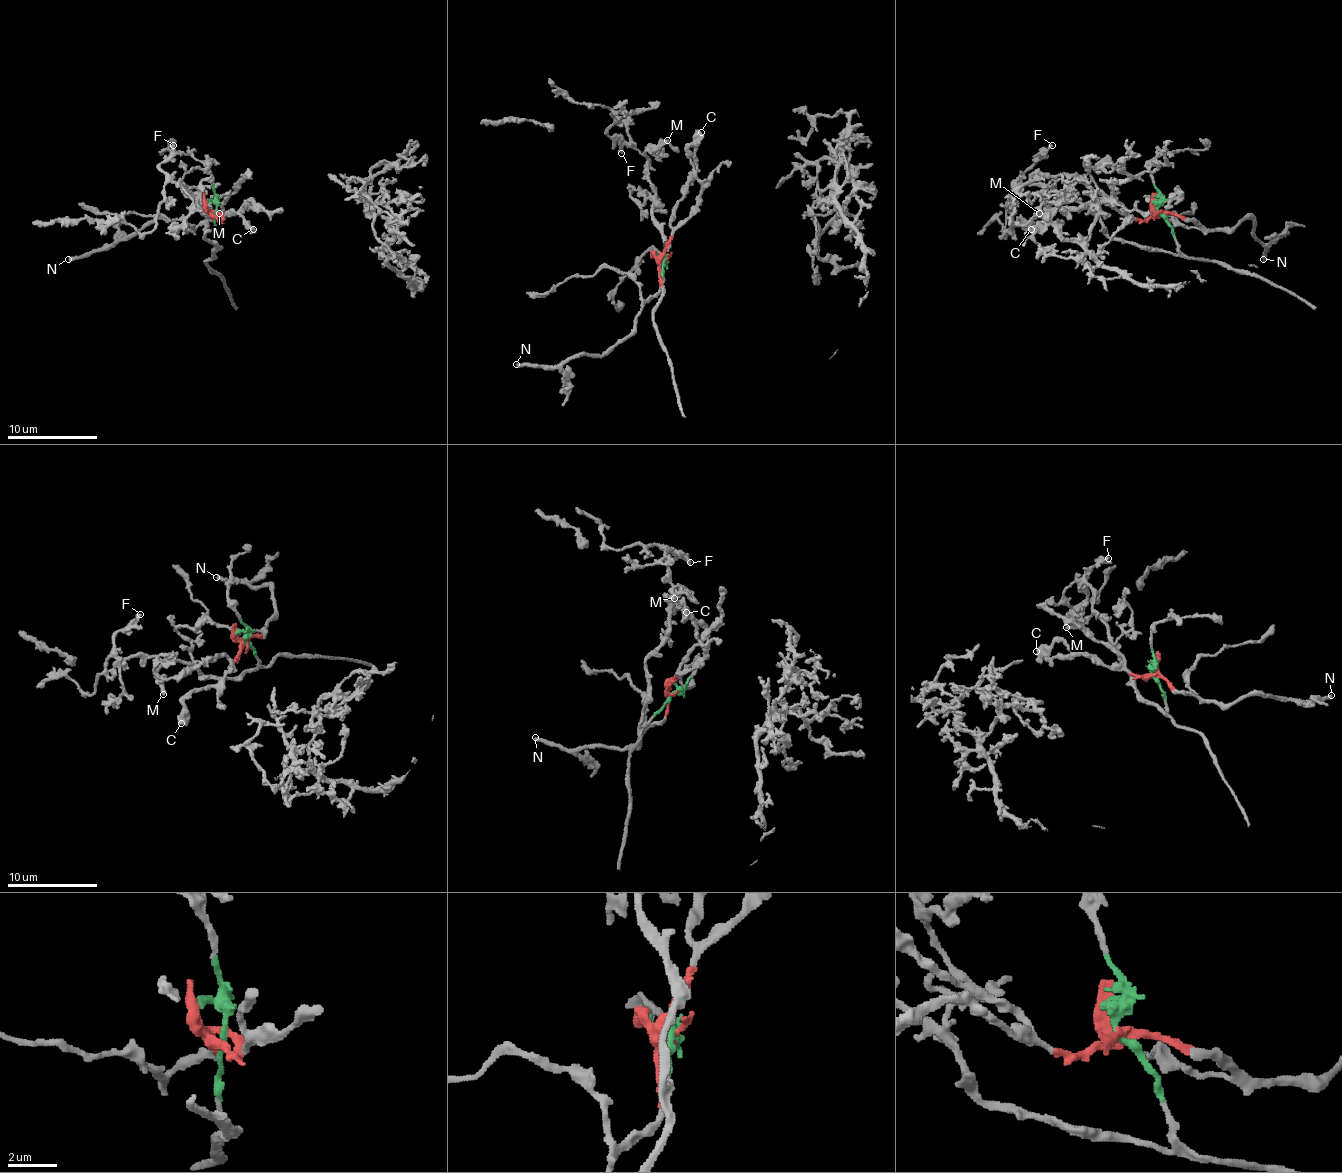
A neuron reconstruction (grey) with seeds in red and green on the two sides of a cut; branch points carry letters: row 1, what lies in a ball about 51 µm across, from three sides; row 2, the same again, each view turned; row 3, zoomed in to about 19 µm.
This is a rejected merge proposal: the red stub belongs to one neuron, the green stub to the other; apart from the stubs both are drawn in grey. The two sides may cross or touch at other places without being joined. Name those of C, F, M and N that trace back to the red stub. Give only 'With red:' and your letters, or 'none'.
With red: C, N

